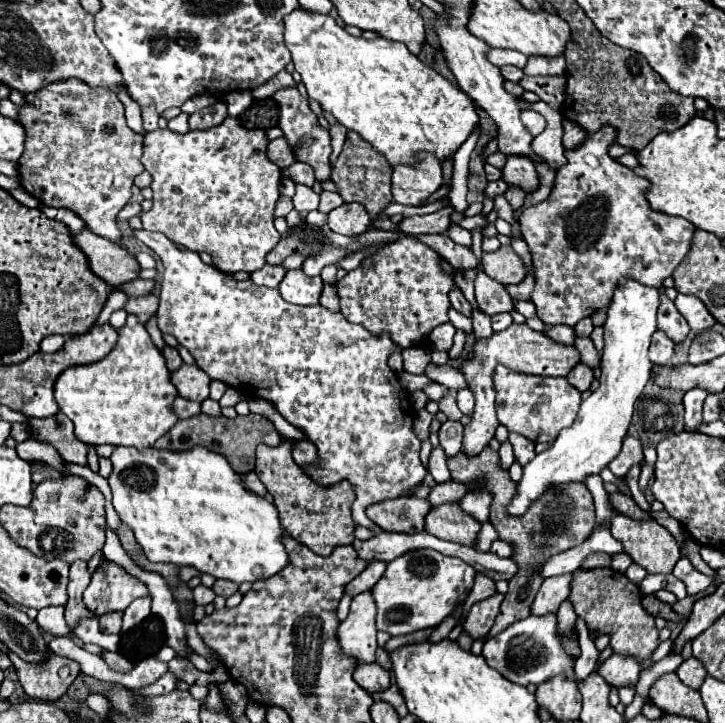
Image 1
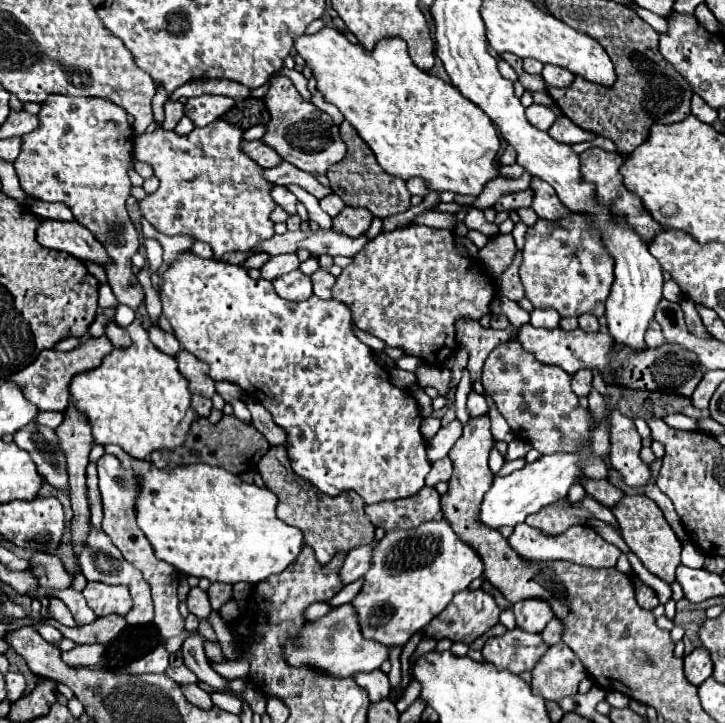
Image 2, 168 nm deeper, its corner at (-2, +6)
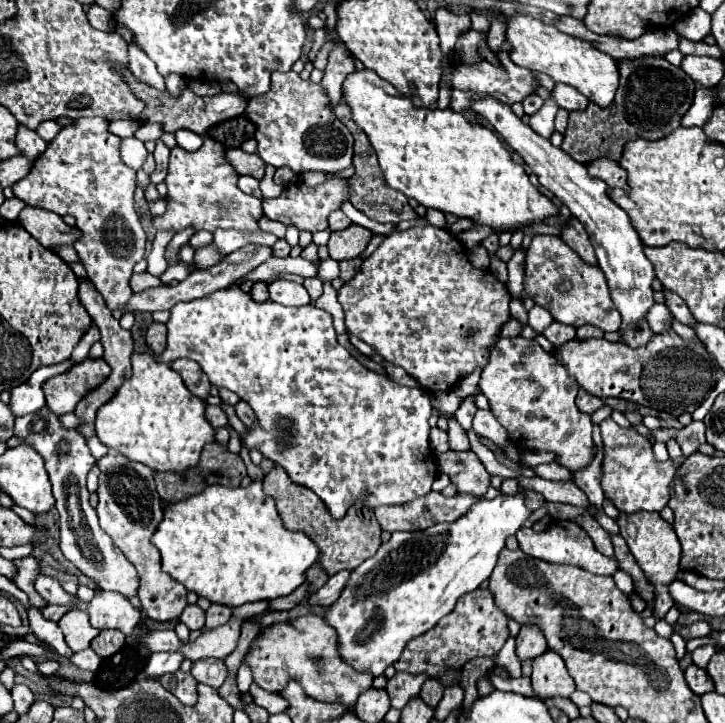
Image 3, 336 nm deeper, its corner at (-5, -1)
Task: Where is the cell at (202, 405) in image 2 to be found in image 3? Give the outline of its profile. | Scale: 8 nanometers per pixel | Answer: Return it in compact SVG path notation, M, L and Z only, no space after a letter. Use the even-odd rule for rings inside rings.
M206 406L206 418L210 420L210 424L214 428L226 428L230 424L228 416L224 414L224 410L220 406Z

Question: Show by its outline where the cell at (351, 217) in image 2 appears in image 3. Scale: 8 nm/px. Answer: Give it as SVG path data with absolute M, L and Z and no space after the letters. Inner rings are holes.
M352 224L346 230L330 234L328 254L330 254L330 258L334 258L338 262L358 258L360 252L366 248L366 244L368 244L370 238L372 238L372 232L368 228Z

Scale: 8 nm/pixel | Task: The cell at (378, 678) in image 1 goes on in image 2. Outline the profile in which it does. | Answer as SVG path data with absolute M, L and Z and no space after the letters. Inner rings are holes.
M375 669L373 673L357 673L355 681L359 687L363 687L369 693L369 701L373 701L373 703L385 699L391 691L389 677L381 669Z

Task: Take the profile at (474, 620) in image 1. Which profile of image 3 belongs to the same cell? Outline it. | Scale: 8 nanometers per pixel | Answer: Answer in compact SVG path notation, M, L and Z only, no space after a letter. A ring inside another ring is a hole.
M476 588L468 596L462 596L456 608L432 628L420 636L420 640L412 640L408 648L404 648L400 660L396 660L396 672L408 674L426 674L428 678L440 678L446 670L460 670L468 660L486 656L492 658L500 652L504 642L508 640L508 616L494 604L494 596L490 590Z

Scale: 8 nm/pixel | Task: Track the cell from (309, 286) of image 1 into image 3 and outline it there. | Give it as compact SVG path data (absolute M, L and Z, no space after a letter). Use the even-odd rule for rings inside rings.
M274 280L270 286L270 300L282 306L304 306L310 304L310 296L302 284L288 280Z

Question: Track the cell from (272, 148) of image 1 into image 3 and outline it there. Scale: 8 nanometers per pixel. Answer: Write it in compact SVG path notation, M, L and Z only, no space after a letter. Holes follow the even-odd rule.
M230 148L226 150L226 160L232 164L232 168L244 176L252 176L256 180L262 180L264 176L264 160L260 160L258 154L246 154L240 148Z

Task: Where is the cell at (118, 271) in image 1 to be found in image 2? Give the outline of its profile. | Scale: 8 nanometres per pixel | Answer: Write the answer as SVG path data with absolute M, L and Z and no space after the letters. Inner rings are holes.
M43 219L37 229L37 241L49 249L73 253L81 261L93 261L97 265L107 265L109 255L105 247L77 221L53 221Z

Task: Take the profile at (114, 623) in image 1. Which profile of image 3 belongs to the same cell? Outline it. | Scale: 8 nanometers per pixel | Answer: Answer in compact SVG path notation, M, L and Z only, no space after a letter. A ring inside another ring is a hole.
M102 630L94 640L92 640L92 650L100 656L100 658L108 658L112 654L116 654L122 646L124 646L124 634L116 632L116 630Z

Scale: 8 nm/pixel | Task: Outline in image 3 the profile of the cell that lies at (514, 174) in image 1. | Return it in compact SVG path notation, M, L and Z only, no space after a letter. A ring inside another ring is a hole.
M576 218L570 220L570 226L562 228L562 238L564 238L564 242L566 242L572 250L576 250L576 254L578 254L584 262L588 262L588 264L592 264L592 266L596 264L596 254L594 254L594 248L592 248L592 244L590 244L590 238L588 238L586 230L582 228L582 224L580 224Z

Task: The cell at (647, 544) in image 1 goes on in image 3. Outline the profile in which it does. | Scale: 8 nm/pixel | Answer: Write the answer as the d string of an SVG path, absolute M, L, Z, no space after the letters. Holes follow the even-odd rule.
M636 512L636 514L630 514L630 516L620 514L618 526L620 526L622 532L626 530L626 524L628 524L628 522L636 524L636 528L638 528L636 538L634 538L632 542L628 542L628 548L630 548L630 552L632 552L632 556L636 558L638 566L644 570L646 578L648 578L648 580L654 584L654 588L656 588L654 618L660 620L660 618L664 618L666 612L674 606L674 600L672 600L672 596L668 594L668 584L674 580L676 572L680 570L680 566L678 566L678 564L680 564L680 552L682 552L682 550L680 550L680 542L678 542L678 538L676 538L672 526L670 526L658 512Z

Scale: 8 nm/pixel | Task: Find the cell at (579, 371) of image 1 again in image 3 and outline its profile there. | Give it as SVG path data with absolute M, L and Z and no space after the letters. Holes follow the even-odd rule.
M580 390L580 392L578 392L578 398L576 398L576 406L578 406L578 410L584 412L584 414L594 414L598 408L604 406L604 400L598 398L598 396L594 396L594 394L590 394L590 392Z

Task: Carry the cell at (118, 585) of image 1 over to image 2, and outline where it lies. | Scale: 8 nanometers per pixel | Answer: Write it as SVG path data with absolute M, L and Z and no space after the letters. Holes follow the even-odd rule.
M87 583L83 589L83 597L87 599L87 605L99 615L125 615L131 609L131 595L129 587L125 585L105 585L105 583Z

